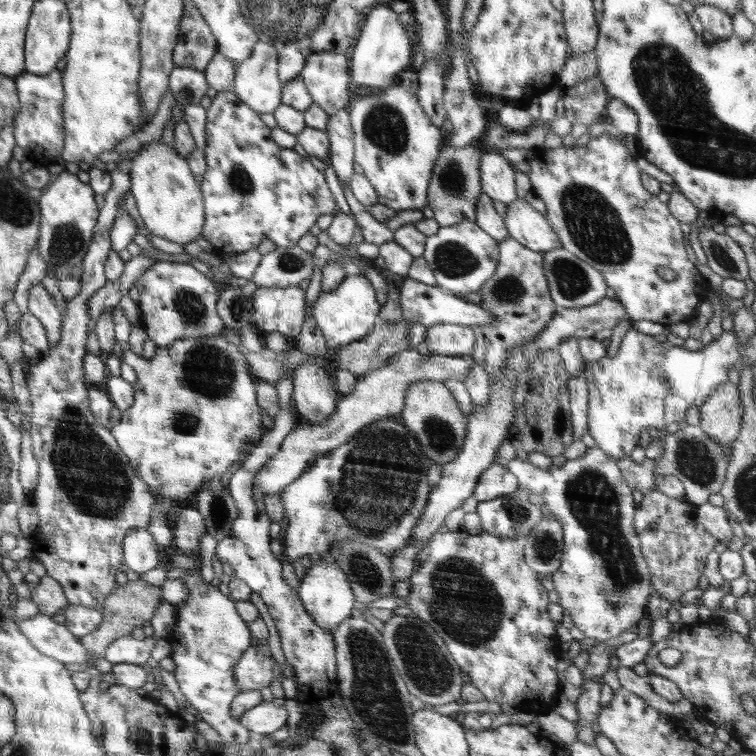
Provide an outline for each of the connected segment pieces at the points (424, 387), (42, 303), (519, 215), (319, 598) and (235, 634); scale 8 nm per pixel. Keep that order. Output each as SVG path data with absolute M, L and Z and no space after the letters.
M422 380L412 384L406 392L404 409L398 418L413 433L424 454L435 463L452 462L464 445L468 418L443 382Z
M37 282L29 289L27 310L44 325L49 348L53 348L61 339L62 310L57 306L54 297L46 291L41 282Z
M518 197L507 204L503 221L509 236L534 252L543 253L561 247L558 235L552 230L545 216L523 198Z
M328 554L321 555L321 558L308 569L297 591L313 621L323 630L332 632L343 620L355 613L356 602L344 571L337 567L336 561Z
M186 568L187 575L180 578L190 589L189 597L182 603L174 605L174 634L176 645L171 657L174 660L174 676L184 698L198 710L198 718L208 722L220 734L222 745L227 743L247 743L250 730L238 719L230 716L230 705L241 688L235 683L233 668L242 653L251 647L252 636L246 621L238 614L235 601L223 595L218 587L202 581L199 568Z

